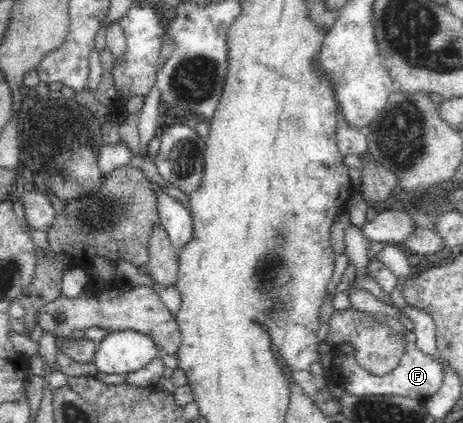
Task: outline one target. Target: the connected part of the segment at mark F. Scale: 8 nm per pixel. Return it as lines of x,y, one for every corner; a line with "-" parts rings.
407,330
405,334
406,350
395,370
383,375
375,376
373,373
367,373
356,362
354,346
352,344
337,345
334,348
335,362
333,362
333,371
339,378
339,384
343,384
344,391
353,393
353,395
387,395
387,396
407,396
424,402
430,396
433,396
441,388
444,368
442,364
425,356
417,346
415,346
415,334

